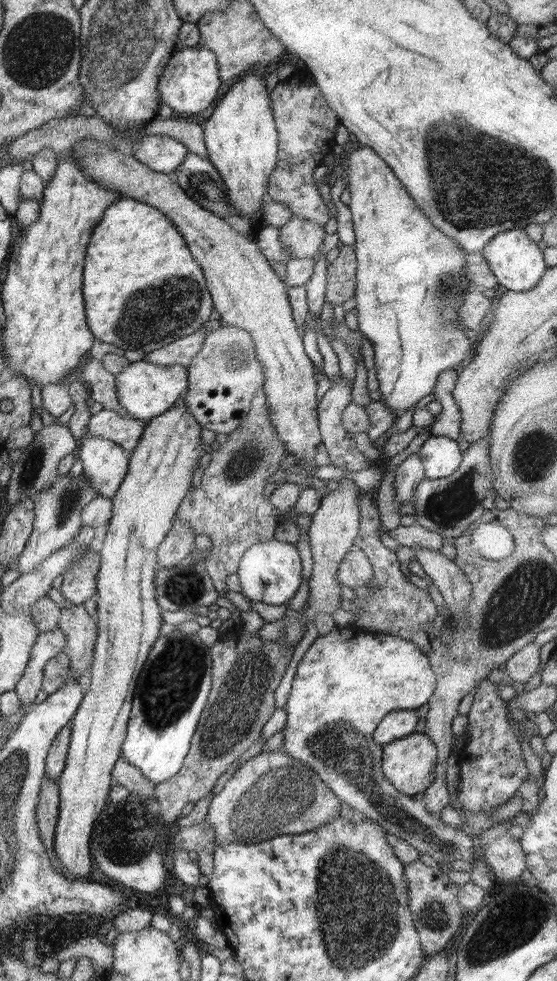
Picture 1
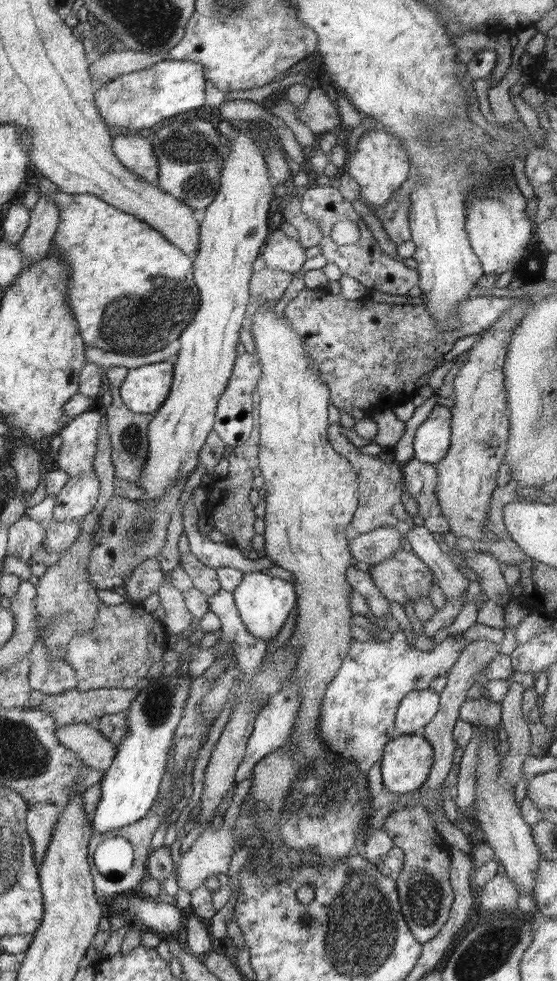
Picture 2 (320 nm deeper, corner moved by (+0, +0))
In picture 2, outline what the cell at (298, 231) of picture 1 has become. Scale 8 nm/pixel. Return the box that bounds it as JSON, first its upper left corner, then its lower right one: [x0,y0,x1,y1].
[260,229,308,276]

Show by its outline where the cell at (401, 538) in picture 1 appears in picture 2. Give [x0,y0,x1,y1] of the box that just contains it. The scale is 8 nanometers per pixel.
[349,528,403,565]

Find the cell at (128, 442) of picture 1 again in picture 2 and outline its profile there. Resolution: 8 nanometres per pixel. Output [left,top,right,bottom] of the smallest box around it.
[56,408,101,477]

